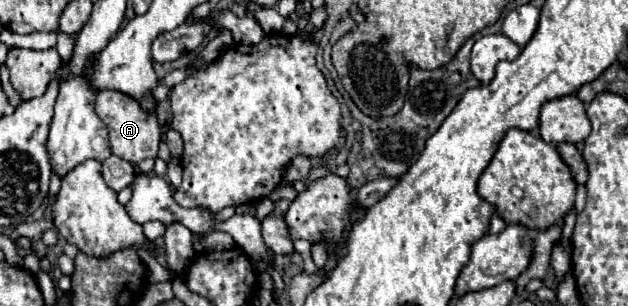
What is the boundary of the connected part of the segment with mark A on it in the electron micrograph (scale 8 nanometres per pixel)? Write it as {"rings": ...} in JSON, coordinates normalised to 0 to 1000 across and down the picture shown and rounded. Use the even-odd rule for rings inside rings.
{"rings":[[[161,294],[151,327],[151,366],[174,425],[177,490],[212,542],[231,516],[250,516],[250,477],[256,464],[256,412],[247,359],[231,359],[209,314],[186,294]]]}

